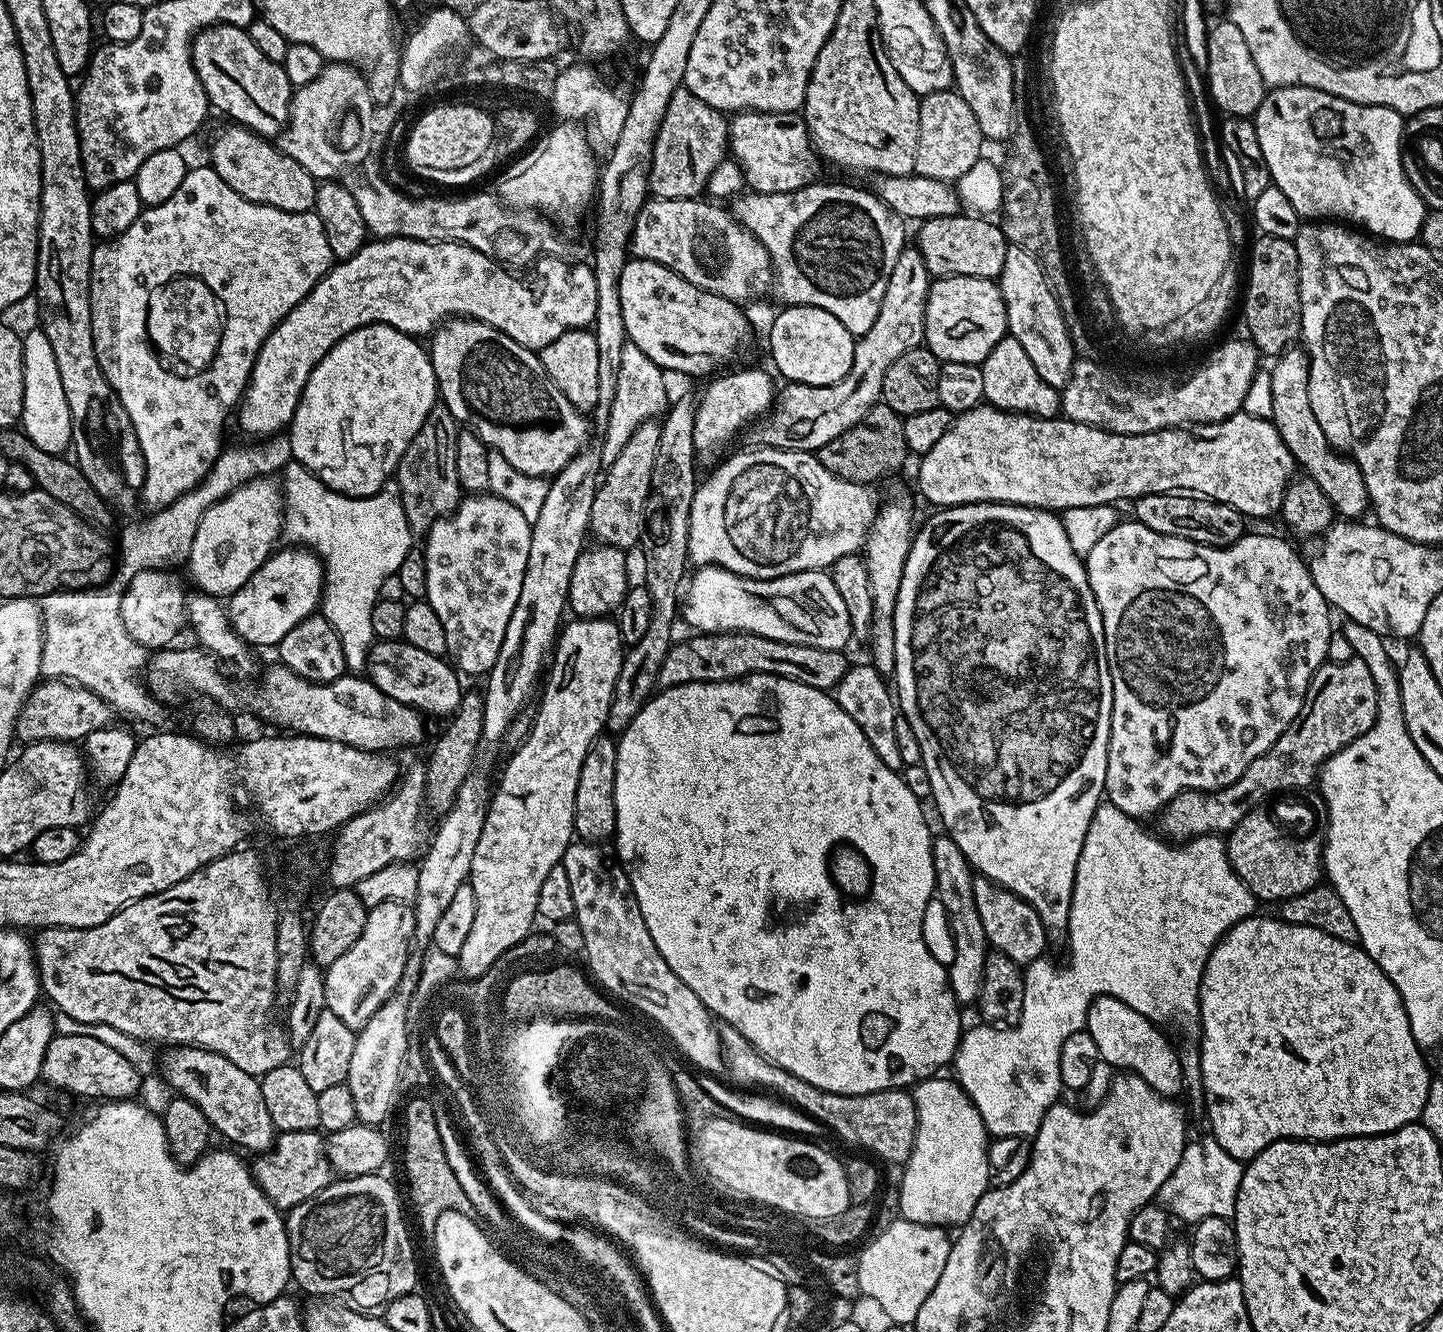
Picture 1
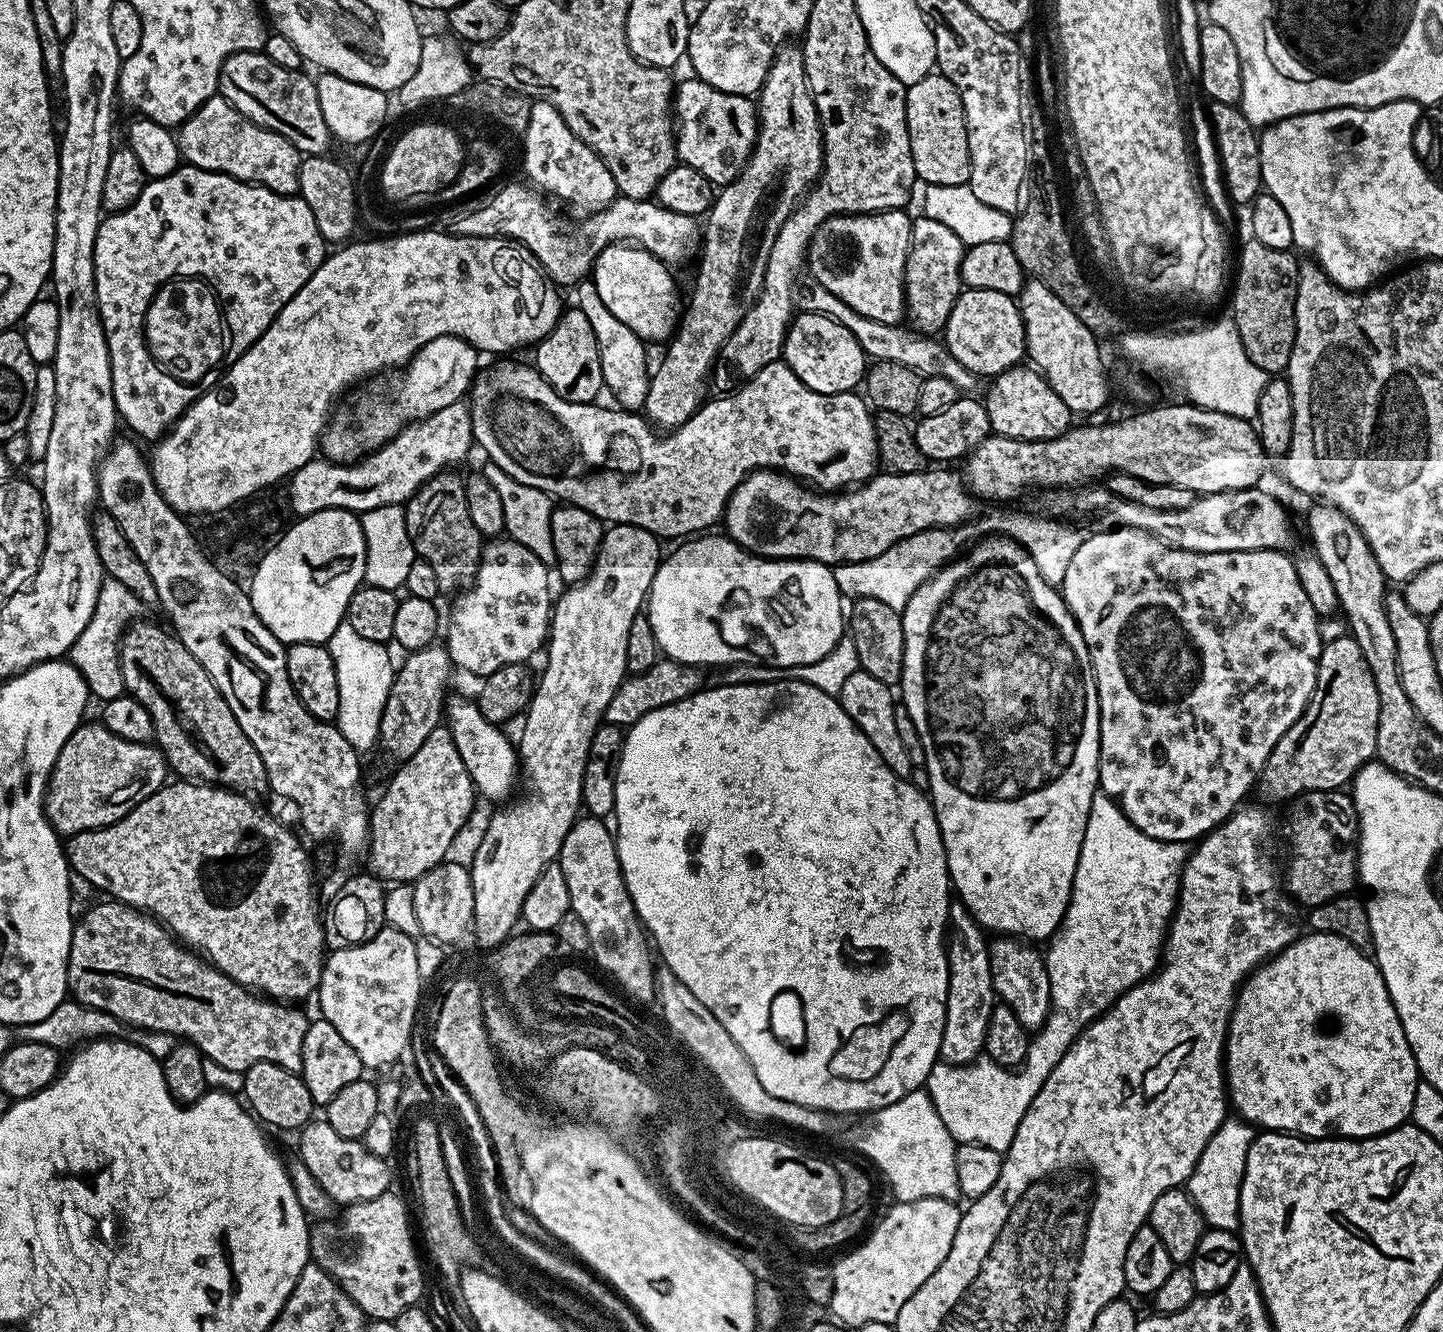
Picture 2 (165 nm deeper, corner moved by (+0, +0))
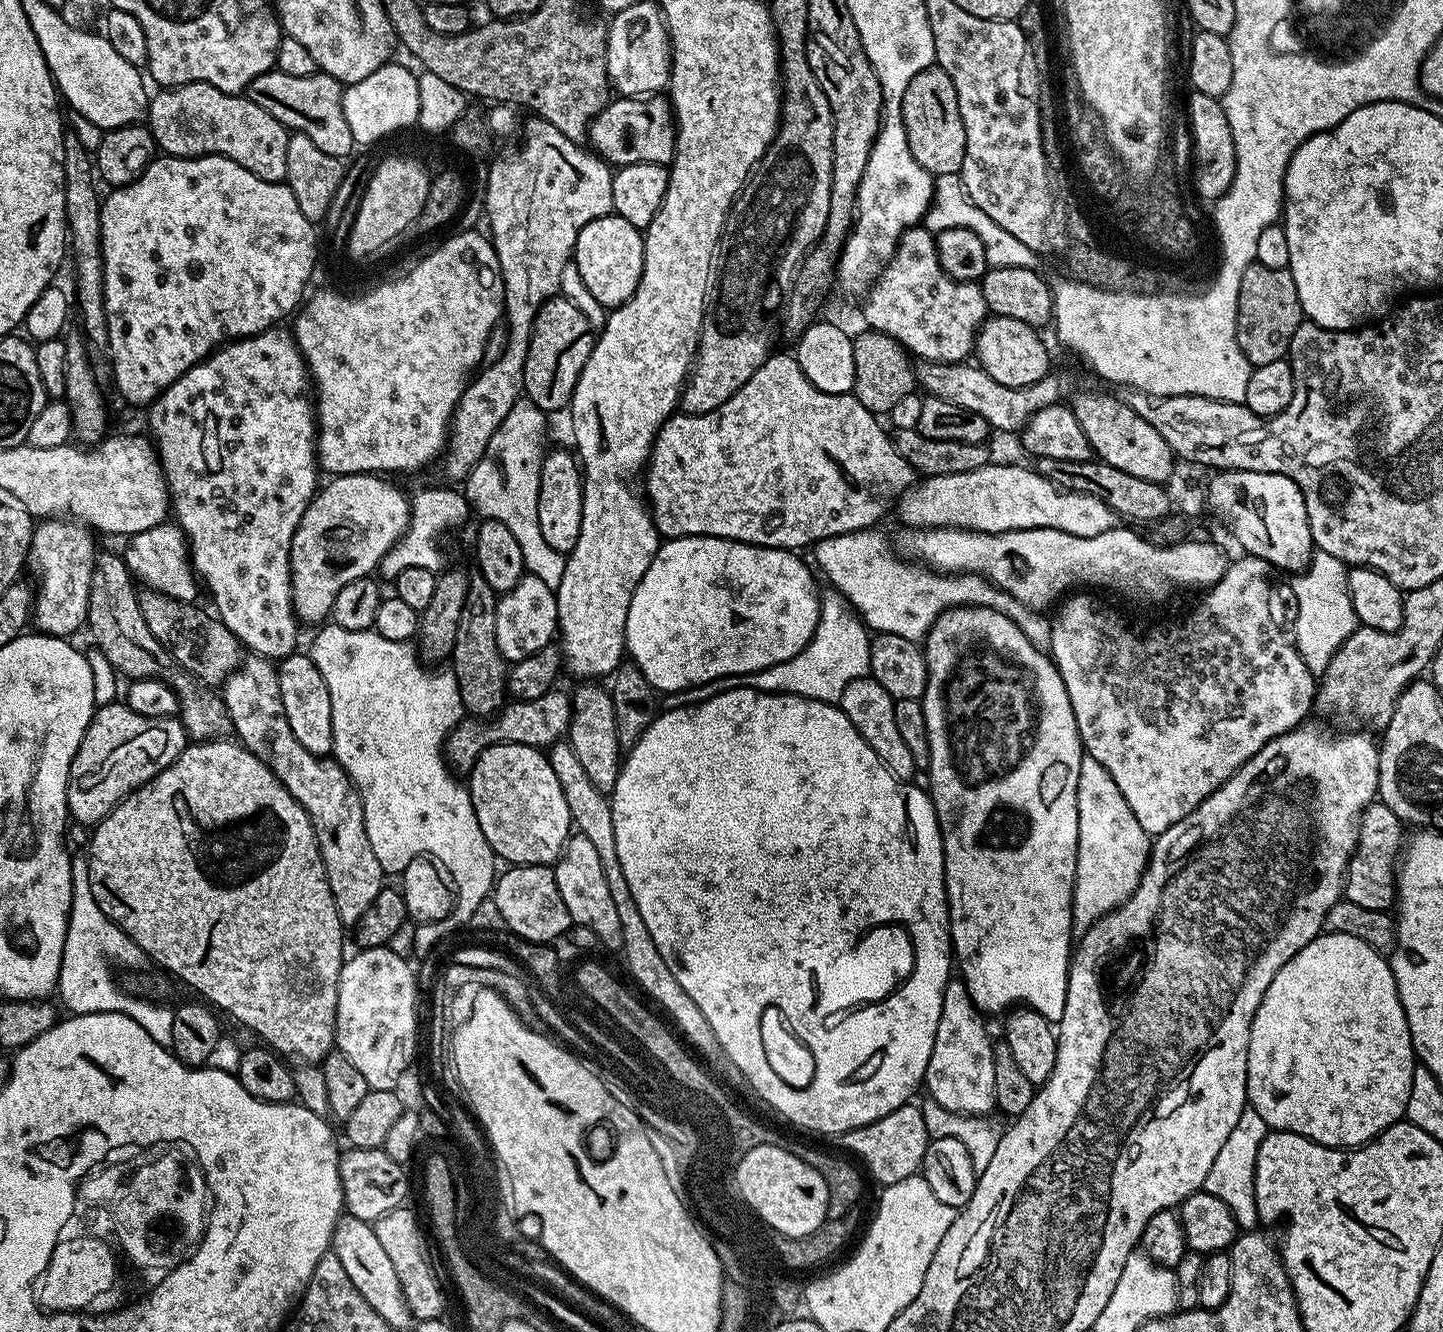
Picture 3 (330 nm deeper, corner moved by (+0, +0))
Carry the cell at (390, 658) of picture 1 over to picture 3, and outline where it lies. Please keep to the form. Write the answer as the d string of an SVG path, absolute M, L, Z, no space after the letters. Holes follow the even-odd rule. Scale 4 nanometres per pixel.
M521 743L492 744L480 752L466 780L478 826L505 863L553 865L572 832L572 819L547 755Z

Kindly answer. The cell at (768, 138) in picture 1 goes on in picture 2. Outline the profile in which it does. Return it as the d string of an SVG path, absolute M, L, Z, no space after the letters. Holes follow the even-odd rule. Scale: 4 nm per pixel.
M689 78L675 85L674 88L674 131L676 133L676 154L681 164L689 164L698 174L702 174L714 186L723 186L736 180L738 174L748 164L752 148L756 145L758 127L758 108L747 96L726 94L714 90L706 82Z

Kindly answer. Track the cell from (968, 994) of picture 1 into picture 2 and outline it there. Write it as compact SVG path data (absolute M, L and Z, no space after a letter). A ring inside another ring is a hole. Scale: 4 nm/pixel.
M961 902L953 903L949 907L948 918L952 933L946 944L948 997L940 1060L945 1064L968 1064L984 1052L986 1026L990 1026L990 1014L998 1003L998 997L992 985L988 953L990 940L985 929L977 924L976 919L968 913L968 907Z

